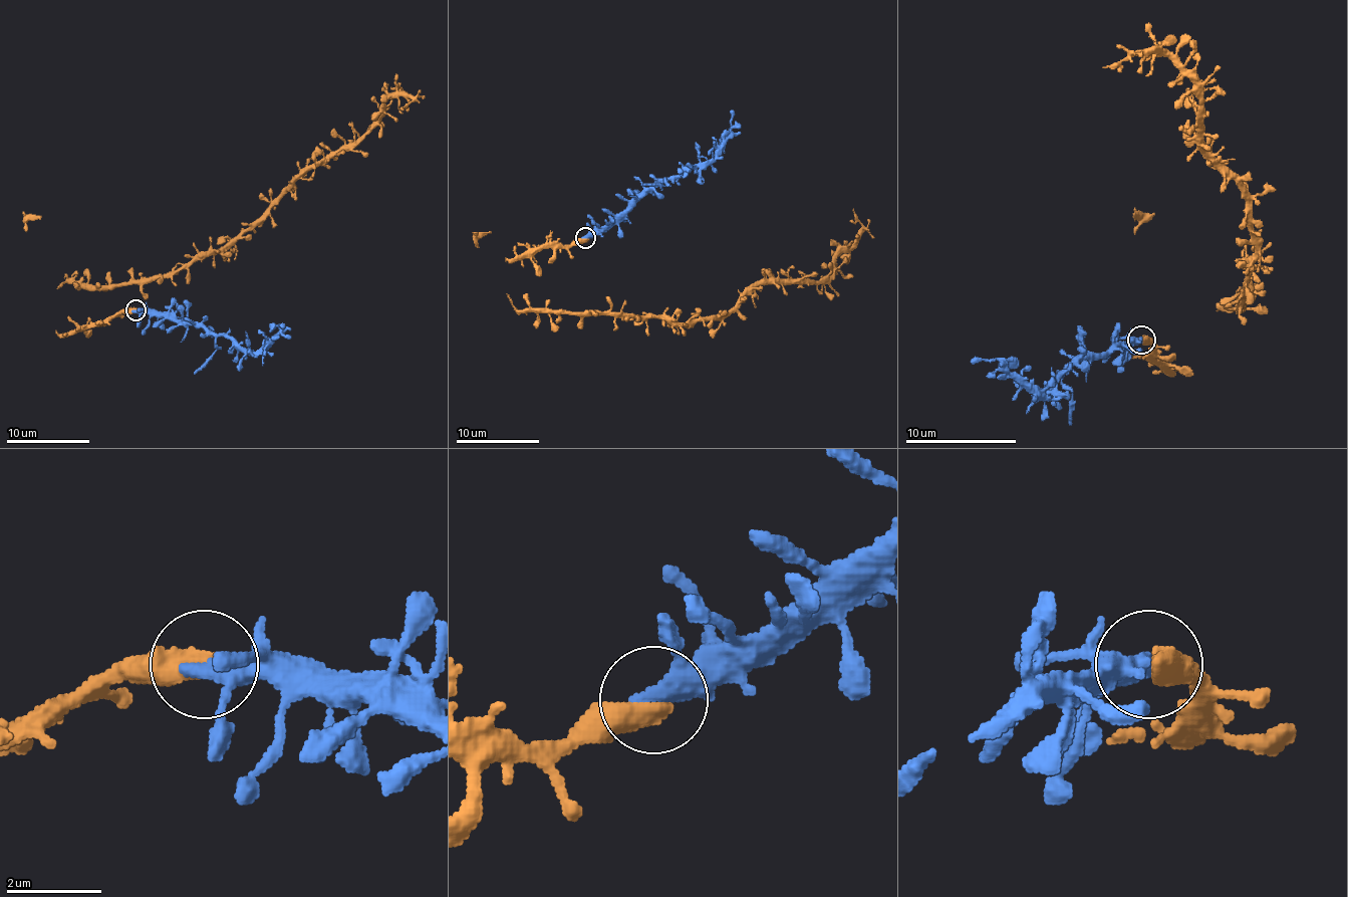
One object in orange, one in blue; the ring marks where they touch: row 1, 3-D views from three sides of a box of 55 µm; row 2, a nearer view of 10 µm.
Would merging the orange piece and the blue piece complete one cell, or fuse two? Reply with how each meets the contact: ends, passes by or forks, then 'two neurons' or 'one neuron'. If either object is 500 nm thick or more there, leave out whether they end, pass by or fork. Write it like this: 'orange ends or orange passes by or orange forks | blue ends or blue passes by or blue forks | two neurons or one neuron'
one neuron

